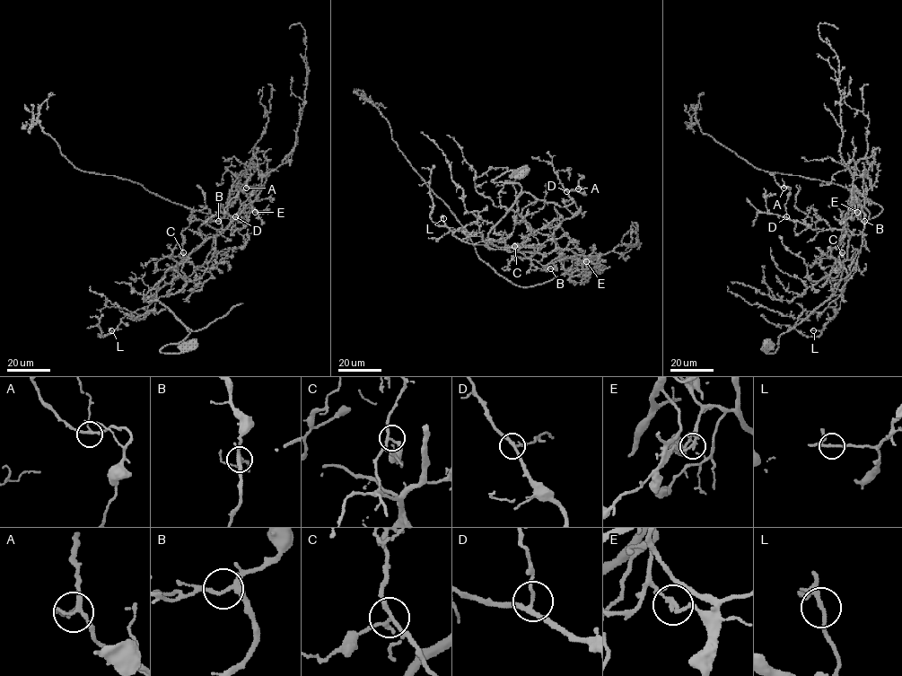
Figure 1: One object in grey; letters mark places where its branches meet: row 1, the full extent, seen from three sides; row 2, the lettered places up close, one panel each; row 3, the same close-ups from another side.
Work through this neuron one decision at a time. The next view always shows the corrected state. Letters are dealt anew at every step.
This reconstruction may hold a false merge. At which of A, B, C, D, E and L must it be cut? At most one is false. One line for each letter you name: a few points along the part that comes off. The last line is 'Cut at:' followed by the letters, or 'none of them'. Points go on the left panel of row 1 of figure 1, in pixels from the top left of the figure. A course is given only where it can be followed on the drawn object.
E: (254, 212), (251, 205), (224, 218), (127, 179), (76, 169), (38, 118), (41, 104), (55, 94)
Cut at: E

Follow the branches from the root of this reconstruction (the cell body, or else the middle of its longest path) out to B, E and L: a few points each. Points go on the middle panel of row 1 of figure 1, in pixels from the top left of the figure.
B: (522, 174), (507, 171), (492, 180), (518, 183), (521, 188), (488, 241), (550, 268)
E: (522, 174), (507, 171), (492, 180), (521, 188), (488, 241), (519, 251), (569, 249), (586, 261)
L: (522, 174), (507, 171), (492, 180), (521, 188), (488, 234), (492, 244), (509, 250), (462, 241), (443, 218)

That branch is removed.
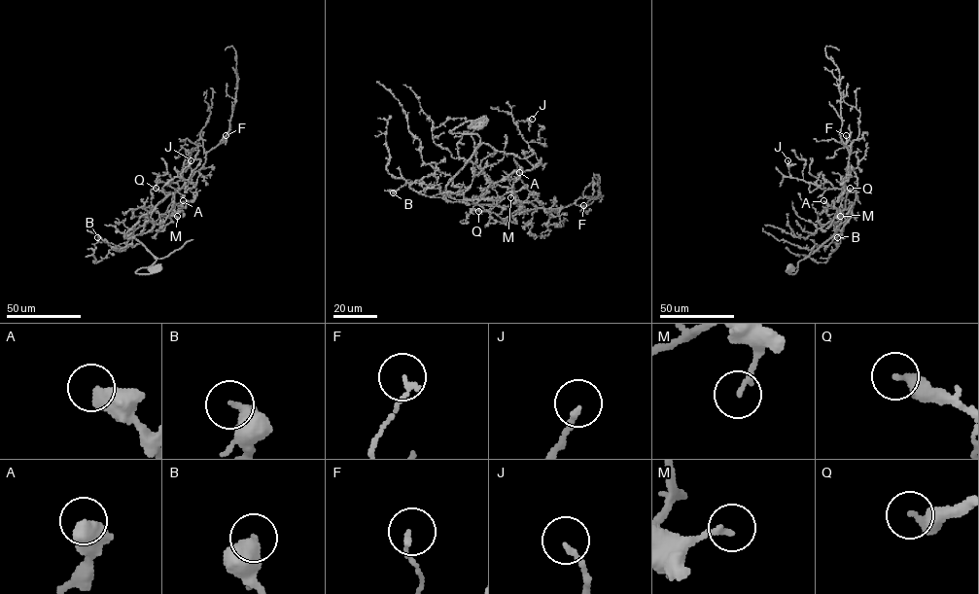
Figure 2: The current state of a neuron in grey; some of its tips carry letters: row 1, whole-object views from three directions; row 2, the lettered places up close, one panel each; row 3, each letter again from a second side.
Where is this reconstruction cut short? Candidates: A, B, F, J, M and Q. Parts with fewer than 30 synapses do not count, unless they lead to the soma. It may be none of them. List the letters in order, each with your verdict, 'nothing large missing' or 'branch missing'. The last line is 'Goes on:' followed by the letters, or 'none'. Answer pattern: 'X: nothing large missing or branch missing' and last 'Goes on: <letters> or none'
A: nothing large missing
B: nothing large missing
F: nothing large missing
J: nothing large missing
M: nothing large missing
Q: nothing large missing
Goes on: none

